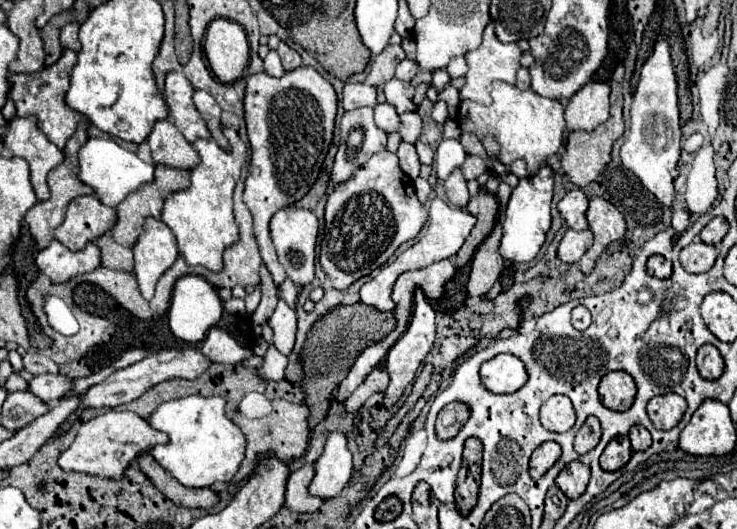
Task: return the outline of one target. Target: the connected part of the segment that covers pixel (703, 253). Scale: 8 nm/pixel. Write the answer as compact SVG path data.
M694 241L680 251L680 263L688 273L706 273L712 269L718 257L718 249L714 245Z

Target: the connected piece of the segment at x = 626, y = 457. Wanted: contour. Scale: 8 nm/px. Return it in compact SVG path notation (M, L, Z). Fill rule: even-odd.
M614 437L606 445L606 449L600 457L600 467L604 471L618 471L620 467L624 467L630 461L630 457L632 457L632 447L628 443L628 437Z

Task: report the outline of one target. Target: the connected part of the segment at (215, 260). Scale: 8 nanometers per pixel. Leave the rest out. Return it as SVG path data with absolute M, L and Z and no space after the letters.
M224 129L226 139L230 141L230 153L222 151L214 139L196 139L194 149L200 155L200 165L192 169L190 175L190 189L186 191L176 191L172 193L162 211L162 223L166 223L176 241L182 257L186 259L188 265L202 265L214 273L220 273L224 267L222 255L232 243L236 243L238 227L234 221L234 211L232 211L232 195L236 181L240 179L242 167L246 163L246 145L238 137L234 129Z

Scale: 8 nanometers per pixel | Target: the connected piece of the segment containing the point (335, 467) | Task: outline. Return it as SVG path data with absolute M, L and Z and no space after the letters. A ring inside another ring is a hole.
M330 433L320 459L314 463L316 475L310 483L310 493L320 499L340 495L352 477L352 453L344 433Z

